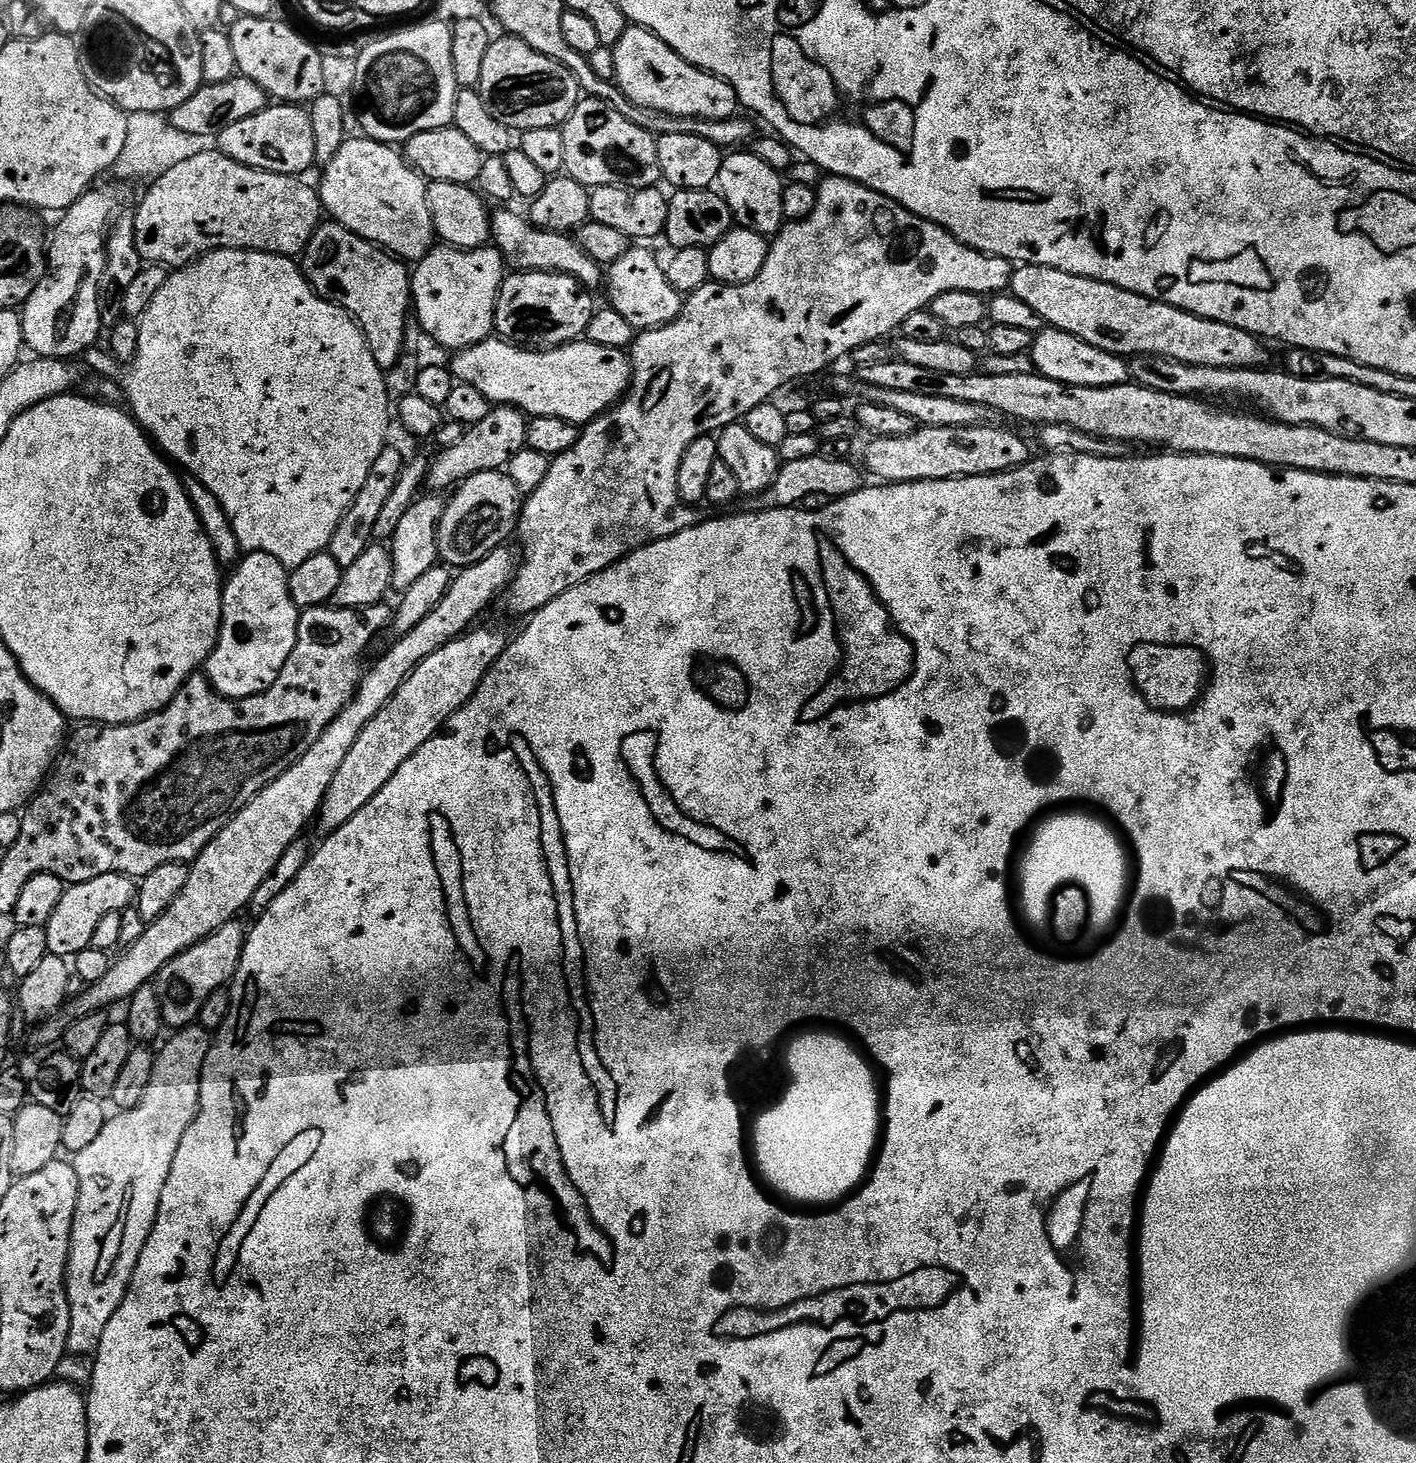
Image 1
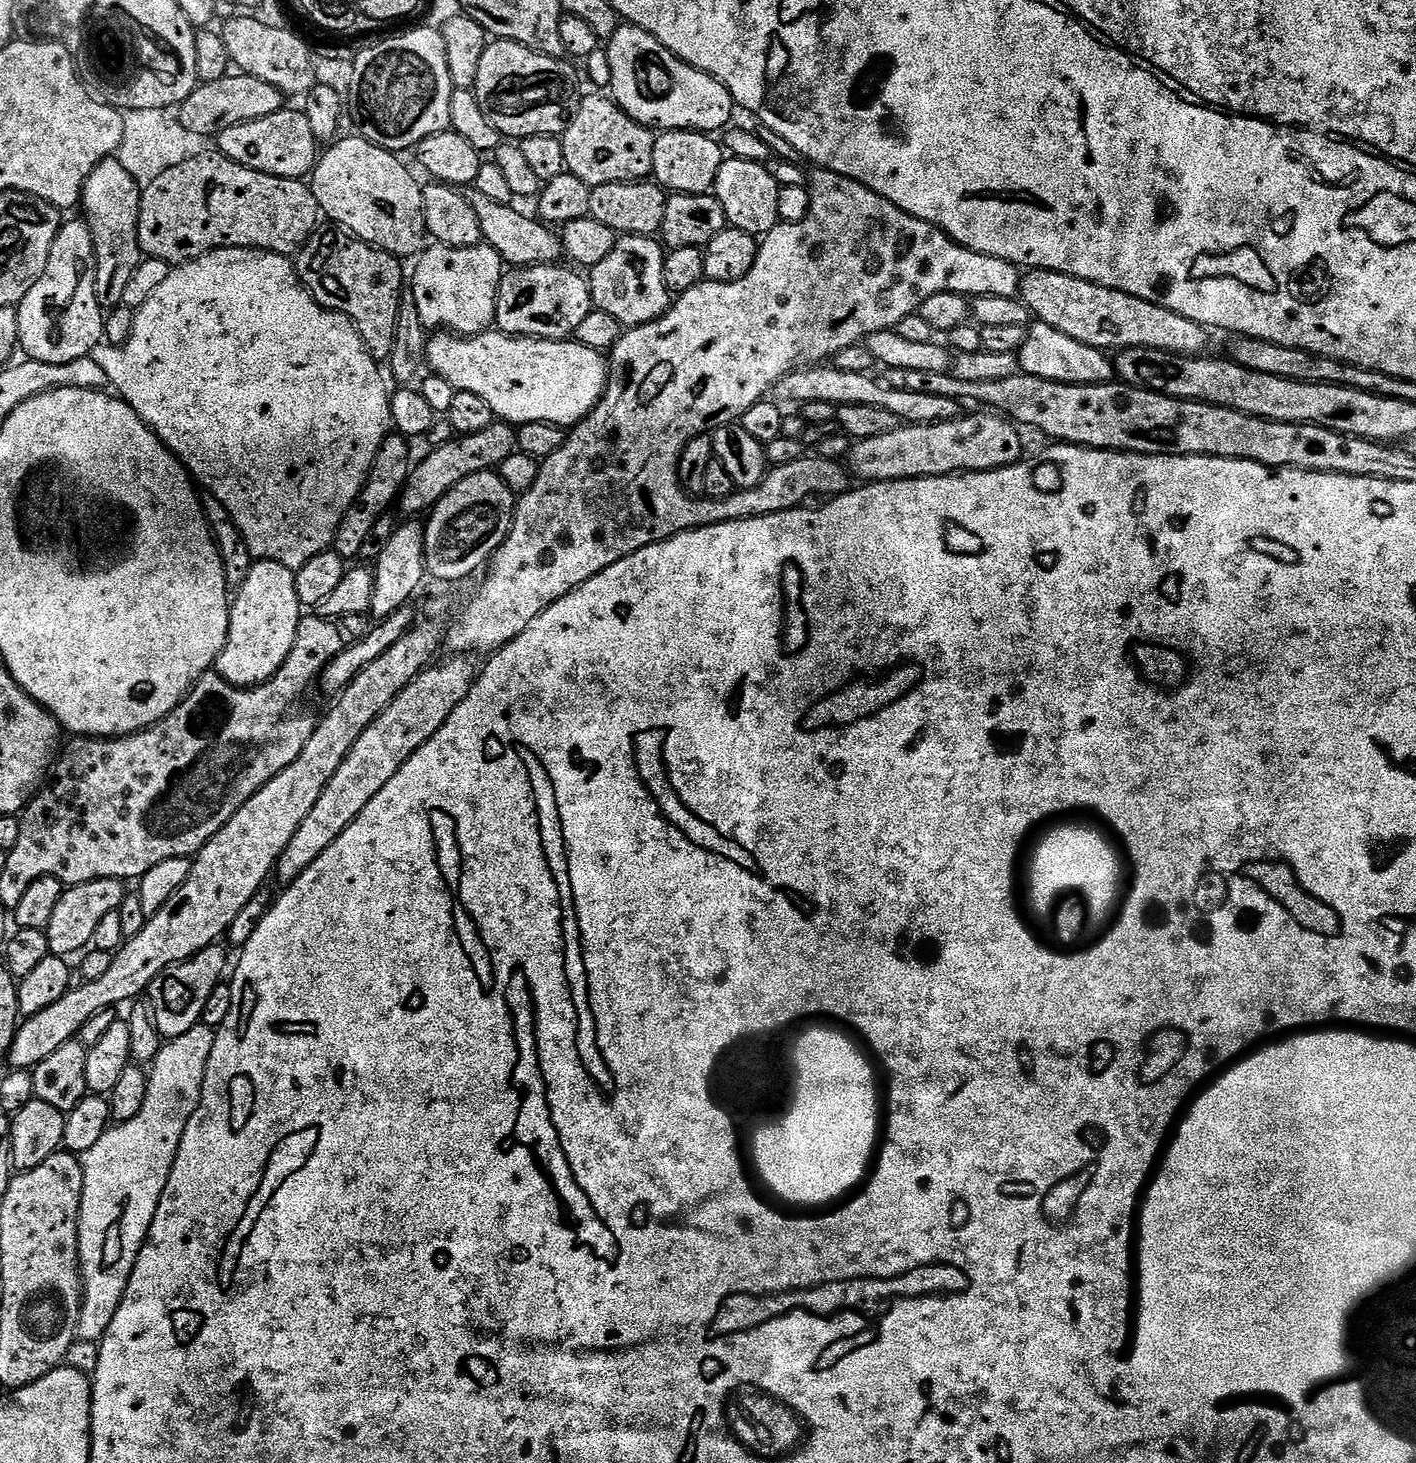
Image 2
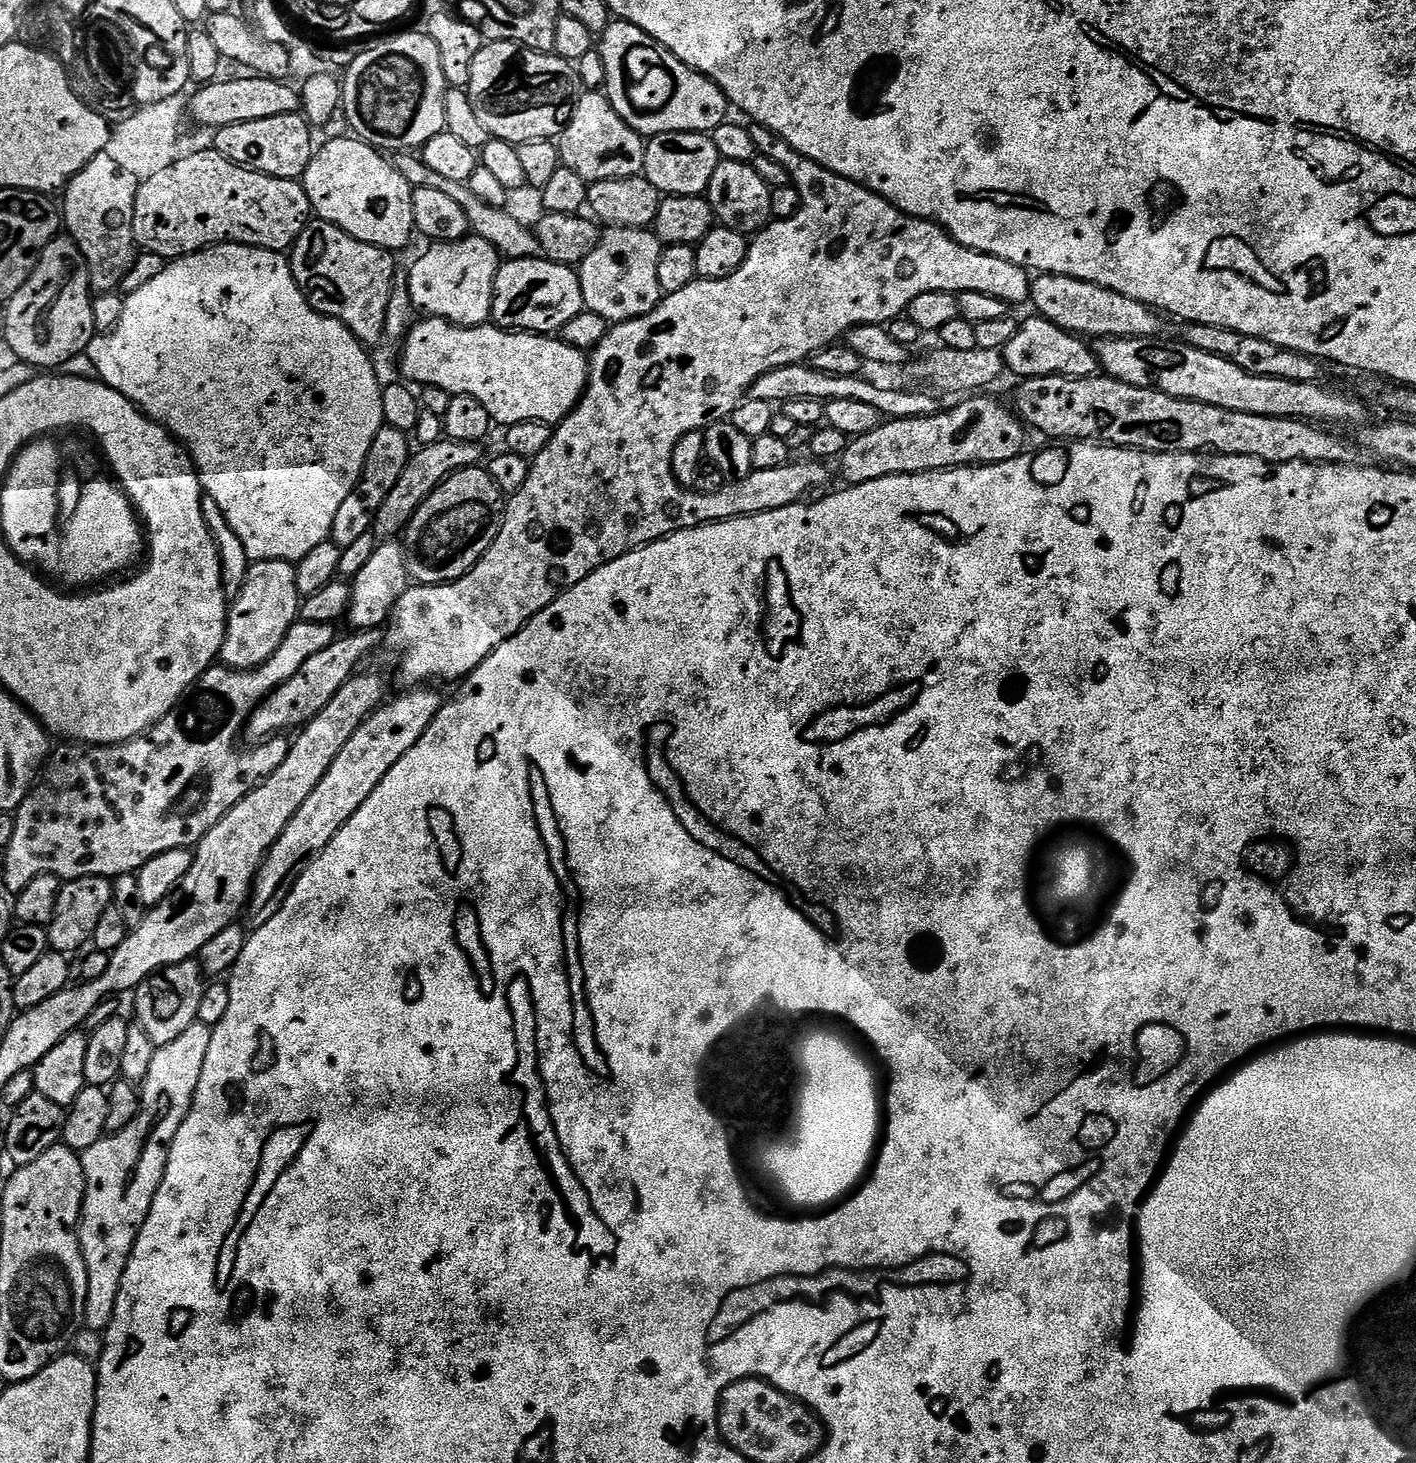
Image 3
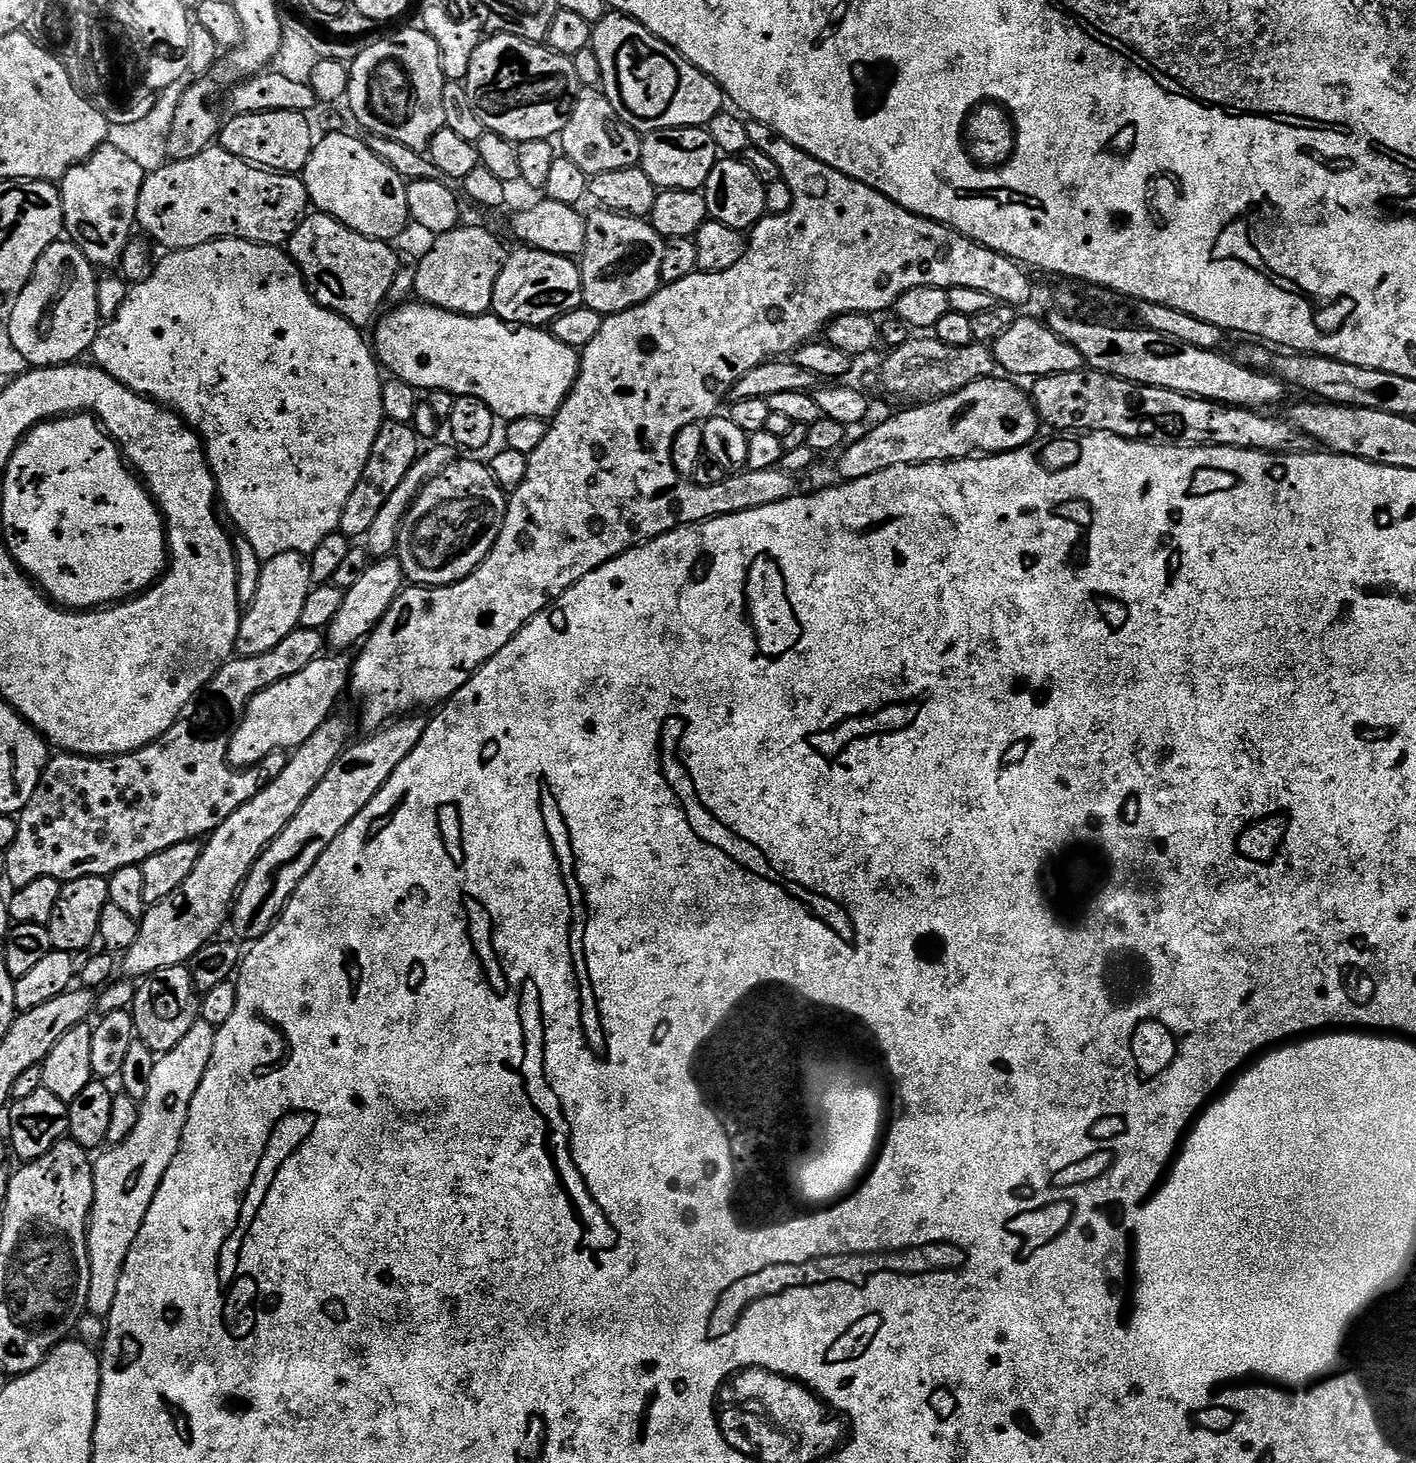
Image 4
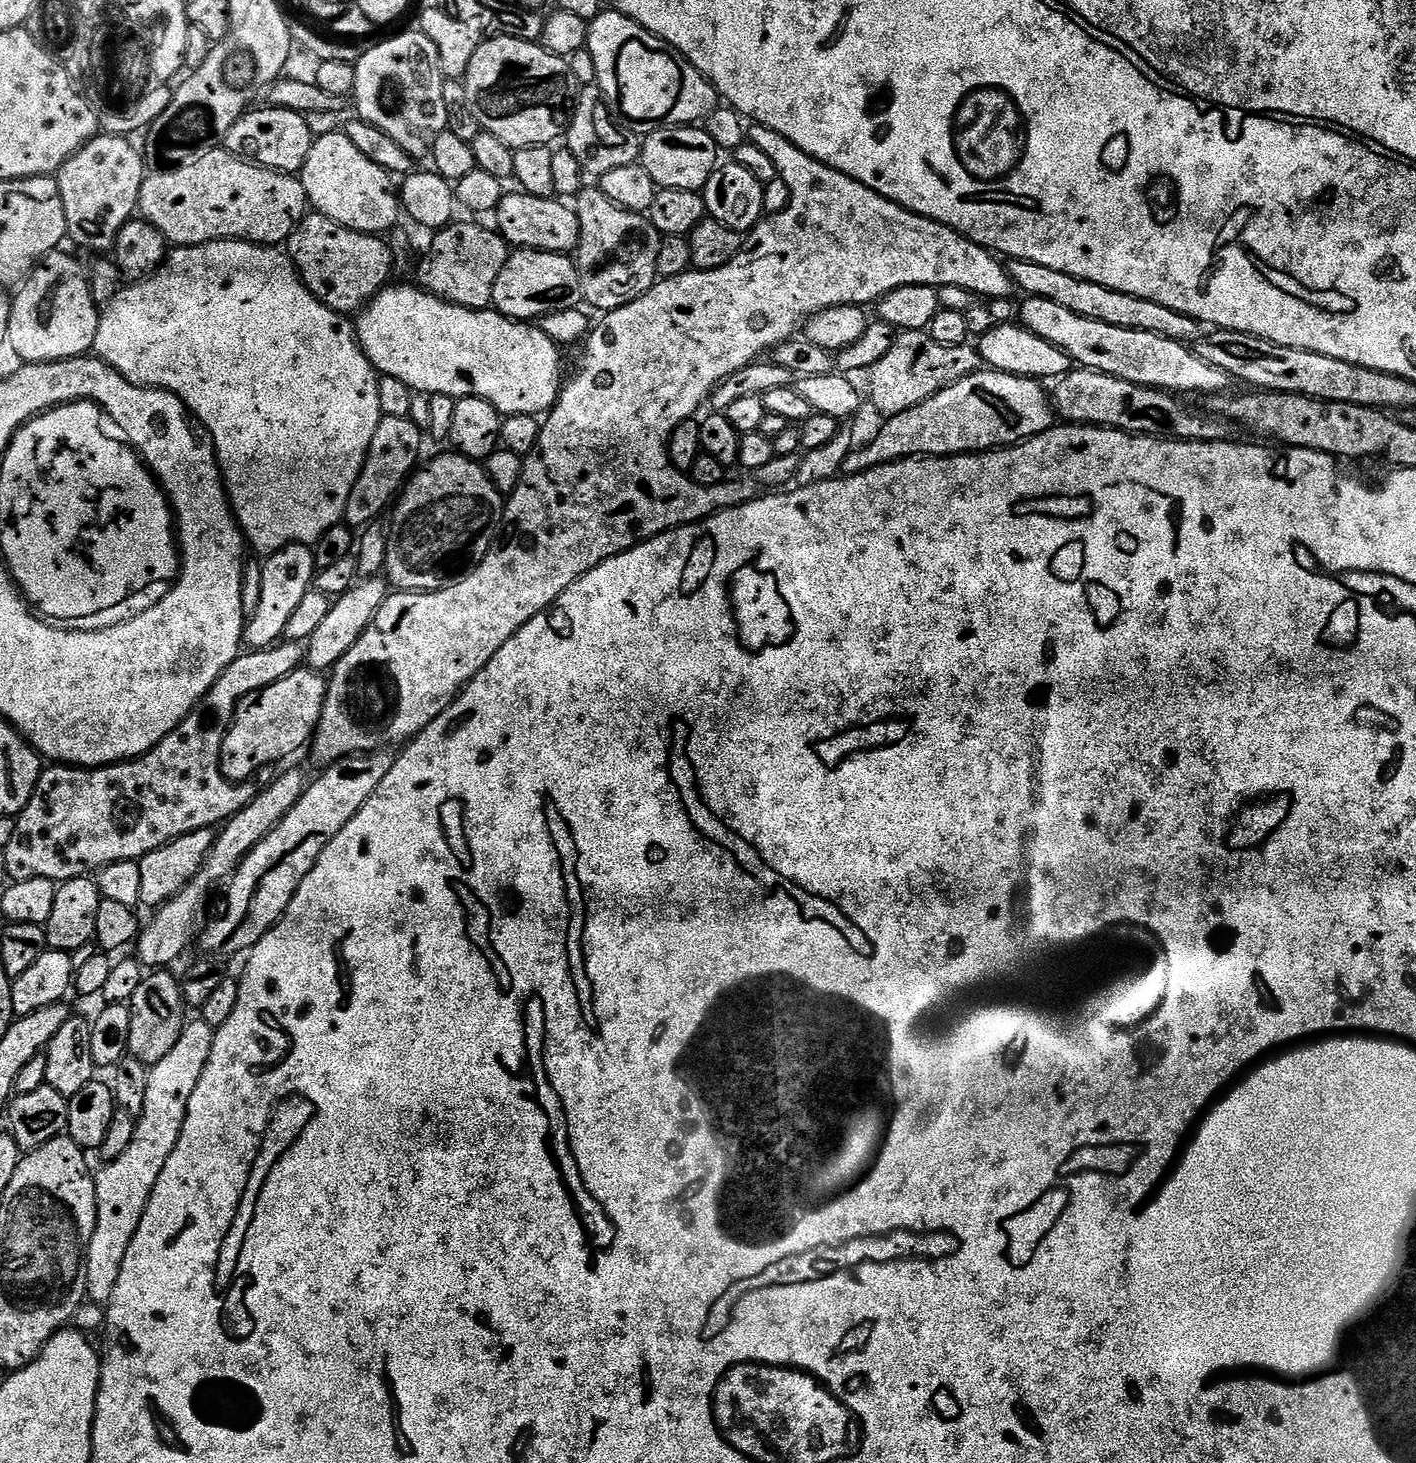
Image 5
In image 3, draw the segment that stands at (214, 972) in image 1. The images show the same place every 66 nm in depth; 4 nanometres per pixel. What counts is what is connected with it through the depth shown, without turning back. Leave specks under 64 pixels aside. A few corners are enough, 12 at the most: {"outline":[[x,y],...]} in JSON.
{"outline":[[195,959],[134,989],[135,1023],[156,1046],[197,1023],[206,976]]}

